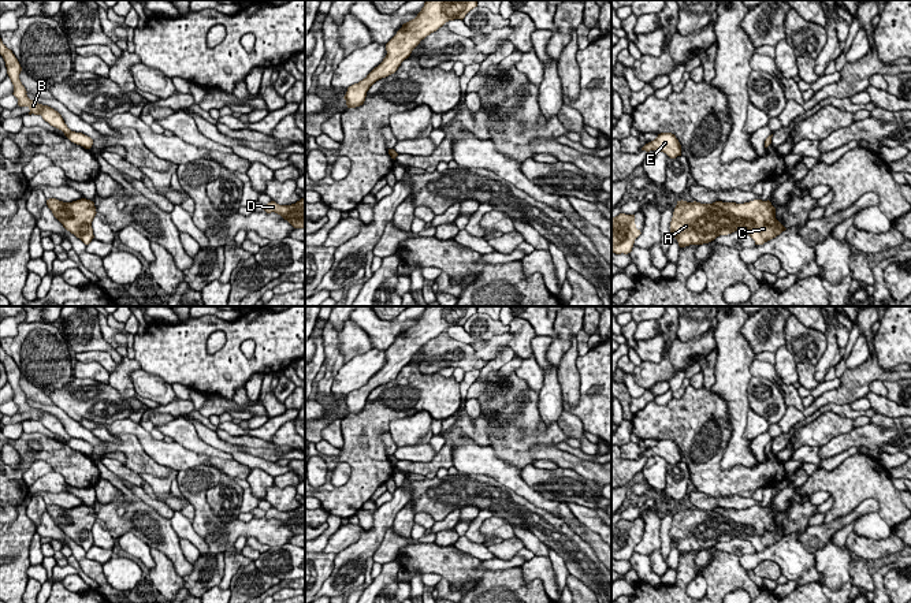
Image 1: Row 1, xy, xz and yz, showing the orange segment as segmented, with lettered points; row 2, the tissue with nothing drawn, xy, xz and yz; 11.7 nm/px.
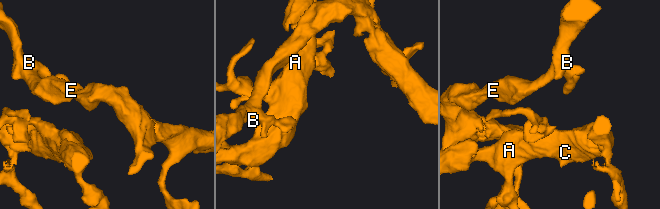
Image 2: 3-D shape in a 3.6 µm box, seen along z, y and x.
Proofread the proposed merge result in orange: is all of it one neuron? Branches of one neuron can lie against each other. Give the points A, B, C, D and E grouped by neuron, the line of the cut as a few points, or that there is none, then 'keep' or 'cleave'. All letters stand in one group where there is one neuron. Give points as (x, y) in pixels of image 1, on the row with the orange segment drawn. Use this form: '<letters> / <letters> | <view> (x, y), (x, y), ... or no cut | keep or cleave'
A B C D E | no cut | keep

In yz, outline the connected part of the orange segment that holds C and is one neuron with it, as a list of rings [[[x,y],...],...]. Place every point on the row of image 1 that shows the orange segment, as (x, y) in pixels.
[[[754,200],[744,204],[677,201],[670,222],[672,238],[680,247],[703,245],[735,231],[748,234],[755,245],[776,238],[787,228],[776,219],[771,202]]]

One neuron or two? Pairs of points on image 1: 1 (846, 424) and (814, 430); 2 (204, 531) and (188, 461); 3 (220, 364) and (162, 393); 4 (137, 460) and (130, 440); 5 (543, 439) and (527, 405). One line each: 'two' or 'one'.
1: one
2: two
3: two
4: one
5: one

